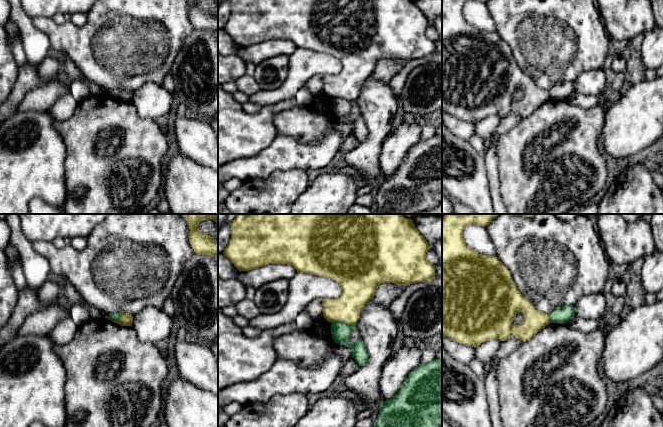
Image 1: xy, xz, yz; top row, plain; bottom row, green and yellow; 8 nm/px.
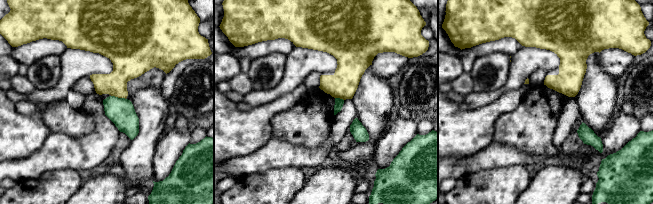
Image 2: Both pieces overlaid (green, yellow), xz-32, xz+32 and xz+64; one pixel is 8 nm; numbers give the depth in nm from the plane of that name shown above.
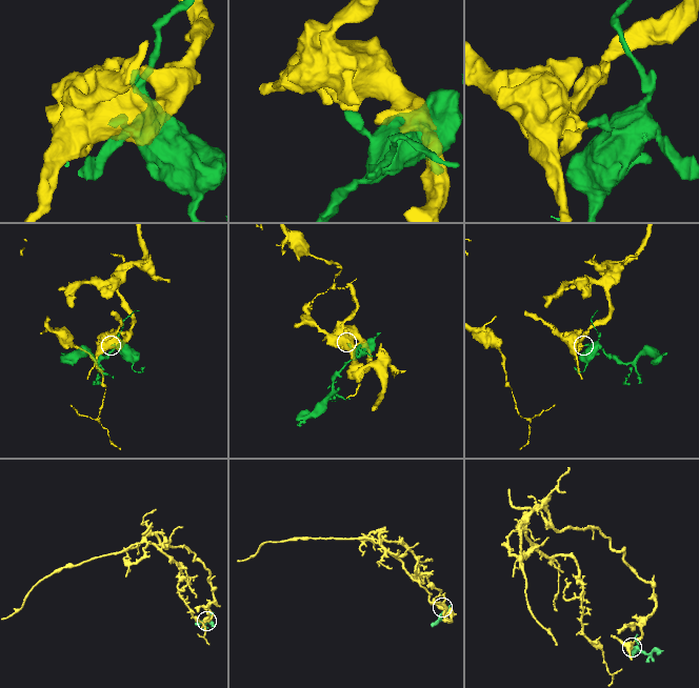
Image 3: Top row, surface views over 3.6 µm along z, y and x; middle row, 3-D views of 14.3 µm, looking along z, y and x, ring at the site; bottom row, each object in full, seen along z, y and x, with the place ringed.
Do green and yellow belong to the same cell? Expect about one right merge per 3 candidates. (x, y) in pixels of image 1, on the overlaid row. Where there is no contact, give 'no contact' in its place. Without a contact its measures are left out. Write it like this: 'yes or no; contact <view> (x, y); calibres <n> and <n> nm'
no; contact xz (343, 322); calibres 160 and 220 nm

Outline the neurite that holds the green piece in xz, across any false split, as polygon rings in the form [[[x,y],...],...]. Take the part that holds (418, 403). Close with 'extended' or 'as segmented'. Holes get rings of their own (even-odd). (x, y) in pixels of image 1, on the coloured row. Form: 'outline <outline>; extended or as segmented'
outline [[[442,360],[420,364],[408,375],[398,393],[390,400],[381,401],[374,427],[441,427],[442,426]]]; as segmented

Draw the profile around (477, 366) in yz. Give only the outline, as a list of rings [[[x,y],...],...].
[[[474,358],[469,362],[468,366],[479,377],[484,377],[484,363],[482,361],[477,358]]]

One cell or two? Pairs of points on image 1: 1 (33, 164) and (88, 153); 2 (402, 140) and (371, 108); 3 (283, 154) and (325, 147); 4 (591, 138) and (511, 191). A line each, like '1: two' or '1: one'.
1: two
2: two
3: one
4: one

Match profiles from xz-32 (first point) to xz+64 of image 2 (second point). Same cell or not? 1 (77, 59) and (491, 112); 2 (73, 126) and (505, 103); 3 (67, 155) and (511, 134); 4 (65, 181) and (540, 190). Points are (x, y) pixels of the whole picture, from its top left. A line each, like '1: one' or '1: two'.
1: two
2: two
3: two
4: two

